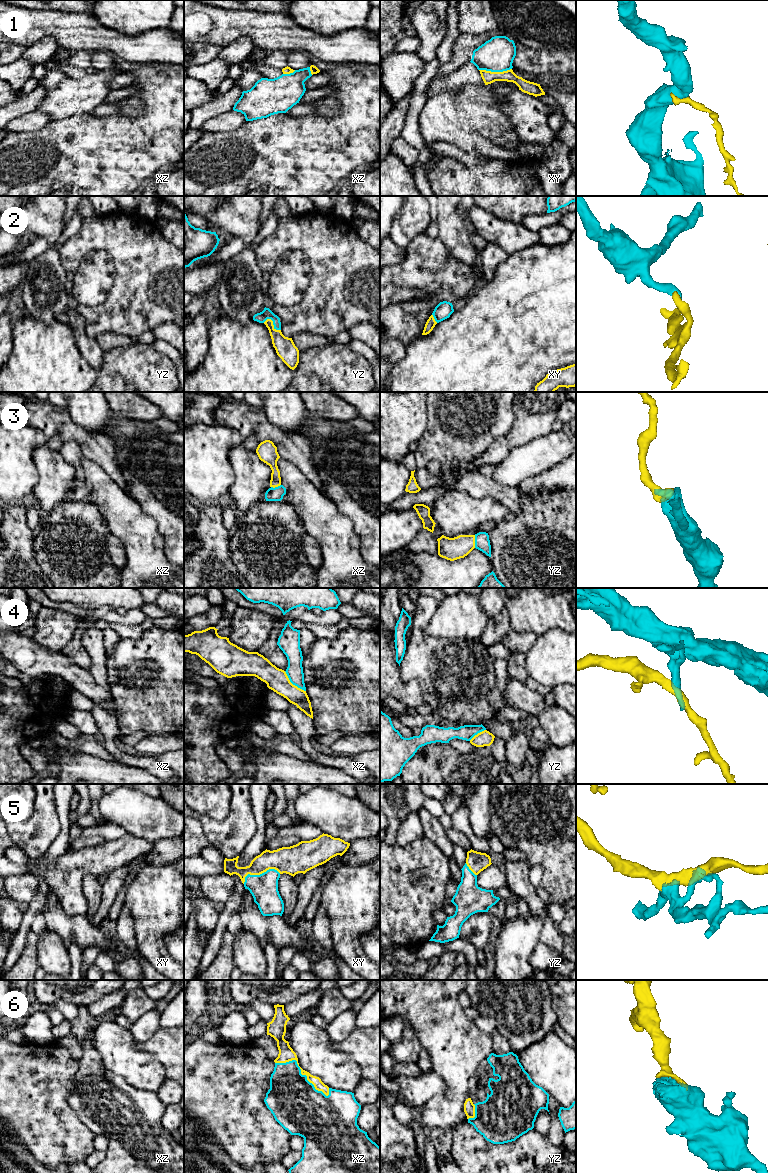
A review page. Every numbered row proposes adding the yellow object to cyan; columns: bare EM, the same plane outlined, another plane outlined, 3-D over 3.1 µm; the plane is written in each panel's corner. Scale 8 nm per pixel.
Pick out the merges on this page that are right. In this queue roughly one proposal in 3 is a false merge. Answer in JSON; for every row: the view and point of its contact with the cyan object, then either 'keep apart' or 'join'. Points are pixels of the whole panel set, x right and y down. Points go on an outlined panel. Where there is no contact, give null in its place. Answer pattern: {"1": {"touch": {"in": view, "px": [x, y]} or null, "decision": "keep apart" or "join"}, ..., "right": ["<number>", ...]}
{"1": {"touch": {"in": "xy", "px": [495, 71]}, "decision": "keep apart"}, "2": {"touch": {"in": "yz", "px": [273, 323]}, "decision": "join"}, "3": {"touch": {"in": "yz", "px": [475, 541]}, "decision": "join"}, "4": {"touch": {"in": "xz", "px": [293, 684]}, "decision": "keep apart"}, "5": {"touch": {"in": "xy", "px": [260, 874]}, "decision": "join"}, "6": {"touch": {"in": "xz", "px": [300, 1072]}, "decision": "join"}, "right": ["2", "3", "5", "6"]}

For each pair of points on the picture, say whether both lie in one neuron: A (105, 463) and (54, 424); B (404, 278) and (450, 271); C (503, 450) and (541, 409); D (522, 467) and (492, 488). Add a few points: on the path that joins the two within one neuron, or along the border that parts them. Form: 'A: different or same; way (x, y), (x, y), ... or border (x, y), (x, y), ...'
A: same; way (97, 449), (86, 438), (68, 430)
B: same; way (415, 277), (418, 275), (439, 275)
C: same; way (512, 440), (533, 419)
D: different; border (490, 476), (505, 486), (516, 487)

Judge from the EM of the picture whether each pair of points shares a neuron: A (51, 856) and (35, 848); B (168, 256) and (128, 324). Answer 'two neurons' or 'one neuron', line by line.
A: two neurons
B: one neuron

